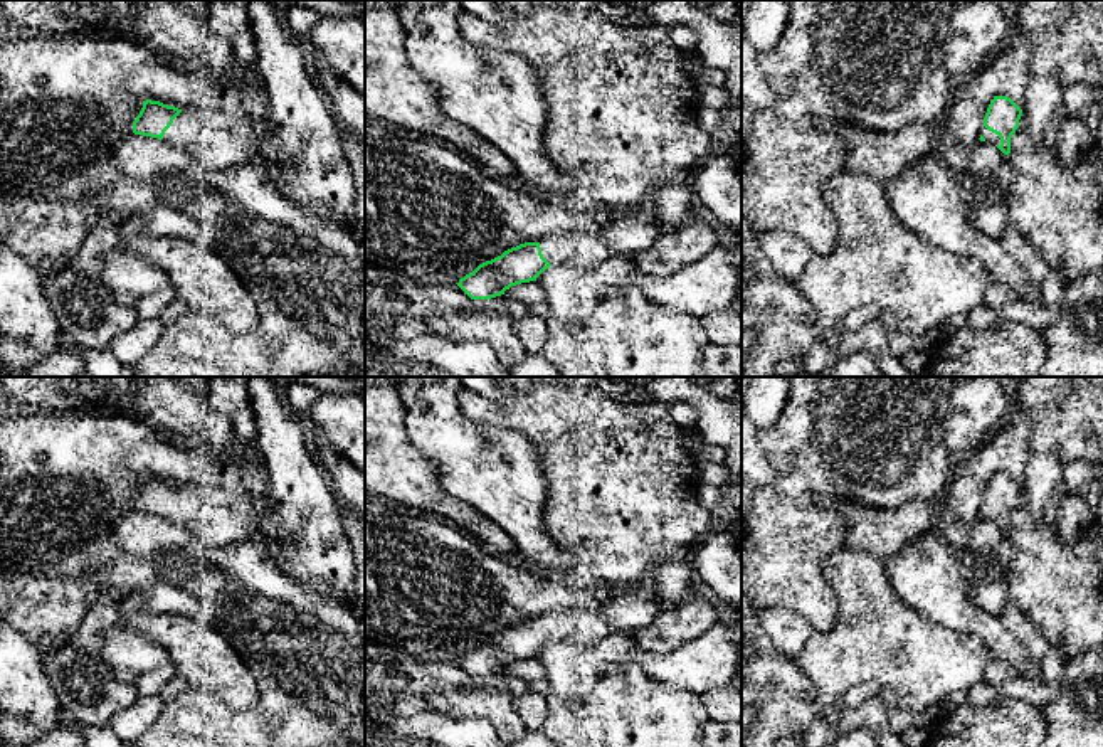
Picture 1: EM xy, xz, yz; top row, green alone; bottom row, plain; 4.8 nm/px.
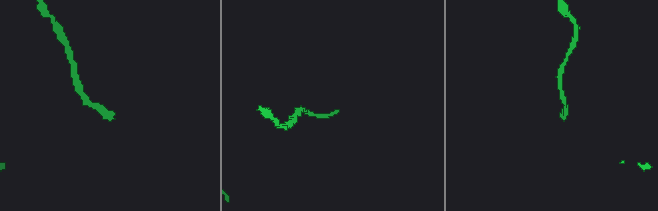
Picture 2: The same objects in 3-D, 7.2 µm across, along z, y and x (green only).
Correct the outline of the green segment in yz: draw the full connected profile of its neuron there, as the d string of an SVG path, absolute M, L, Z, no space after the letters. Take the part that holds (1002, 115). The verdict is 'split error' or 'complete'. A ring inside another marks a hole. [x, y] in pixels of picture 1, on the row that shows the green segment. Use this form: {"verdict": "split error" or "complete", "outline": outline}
{"verdict": "split error", "outline": "M994 96L985 118L980 141L994 143L1004 155L1011 153L1011 138L1019 128L1022 109L1007 96Z"}

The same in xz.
{"verdict": "split error", "outline": "M627 215L624 219L614 219L602 227L599 237L588 239L588 247L578 252L568 236L555 236L541 239L540 242L525 242L516 247L504 251L501 256L479 264L472 273L459 279L457 286L471 299L491 299L504 294L511 286L536 281L536 278L555 264L572 264L573 261L580 268L594 268L610 256L631 256L636 254L661 236L659 220L651 215Z"}

